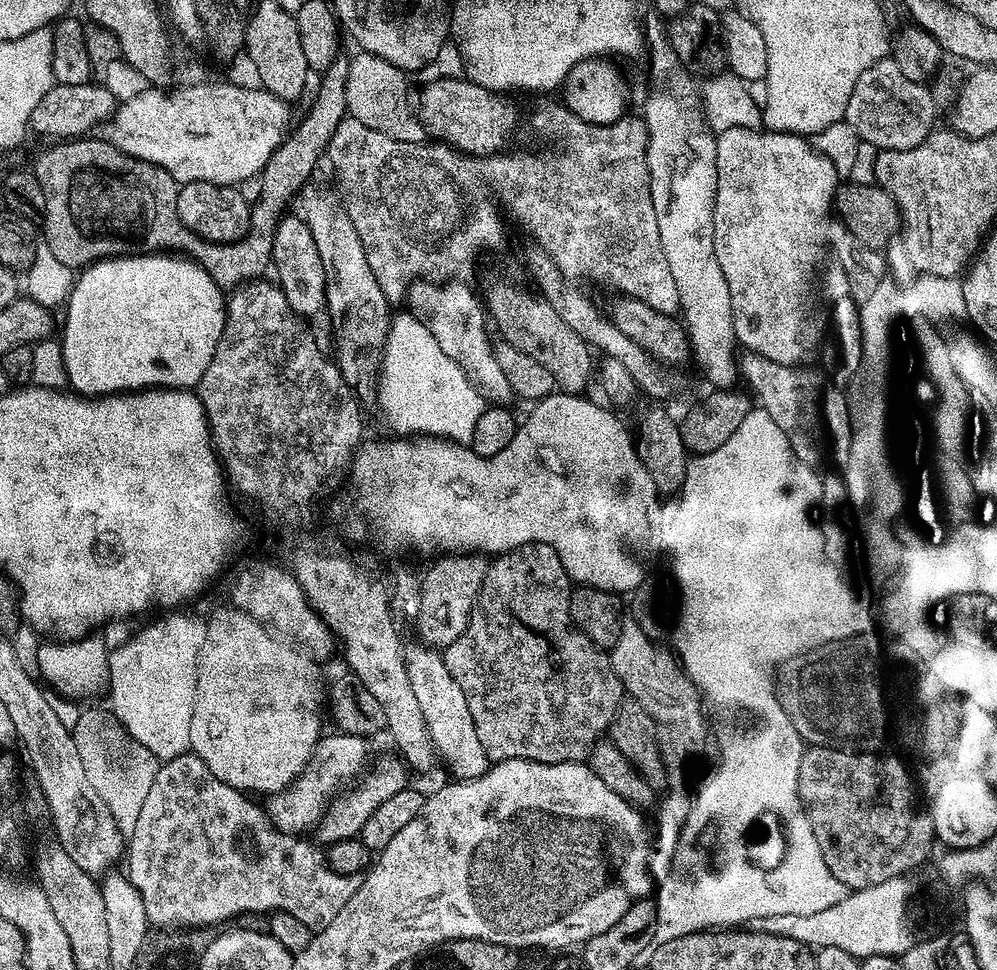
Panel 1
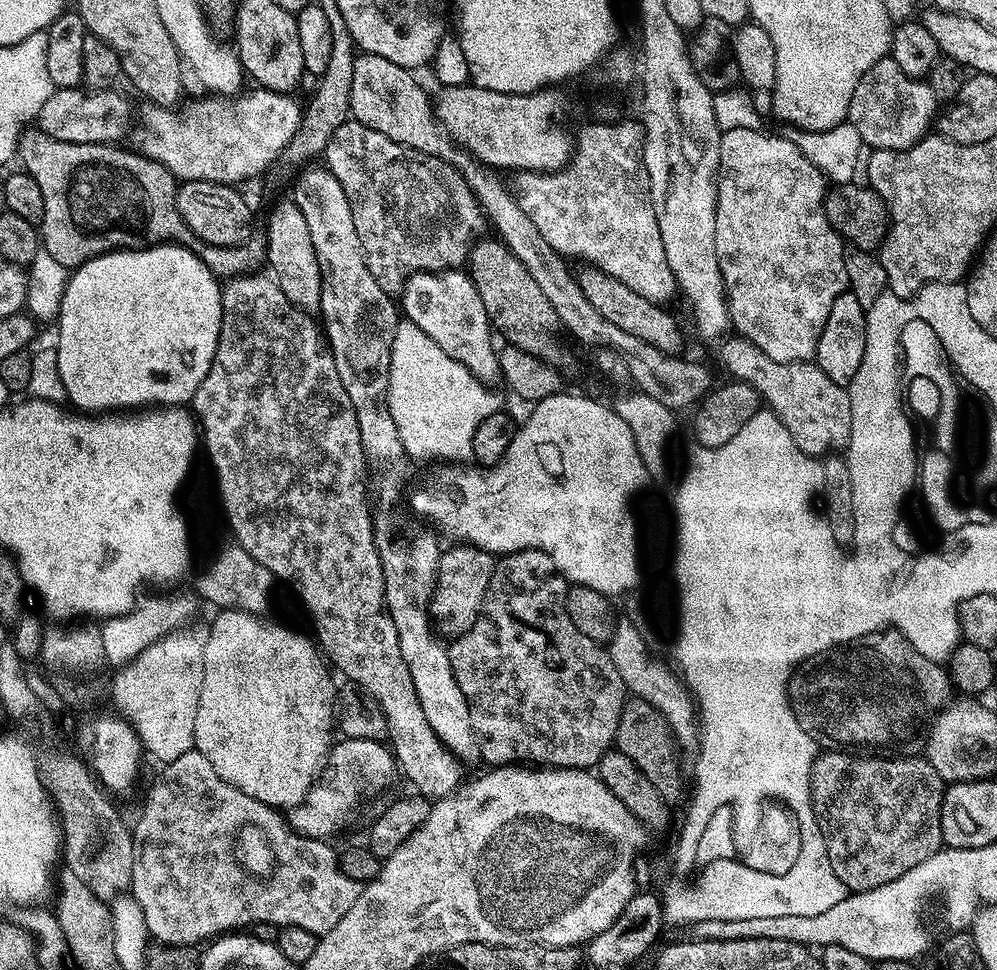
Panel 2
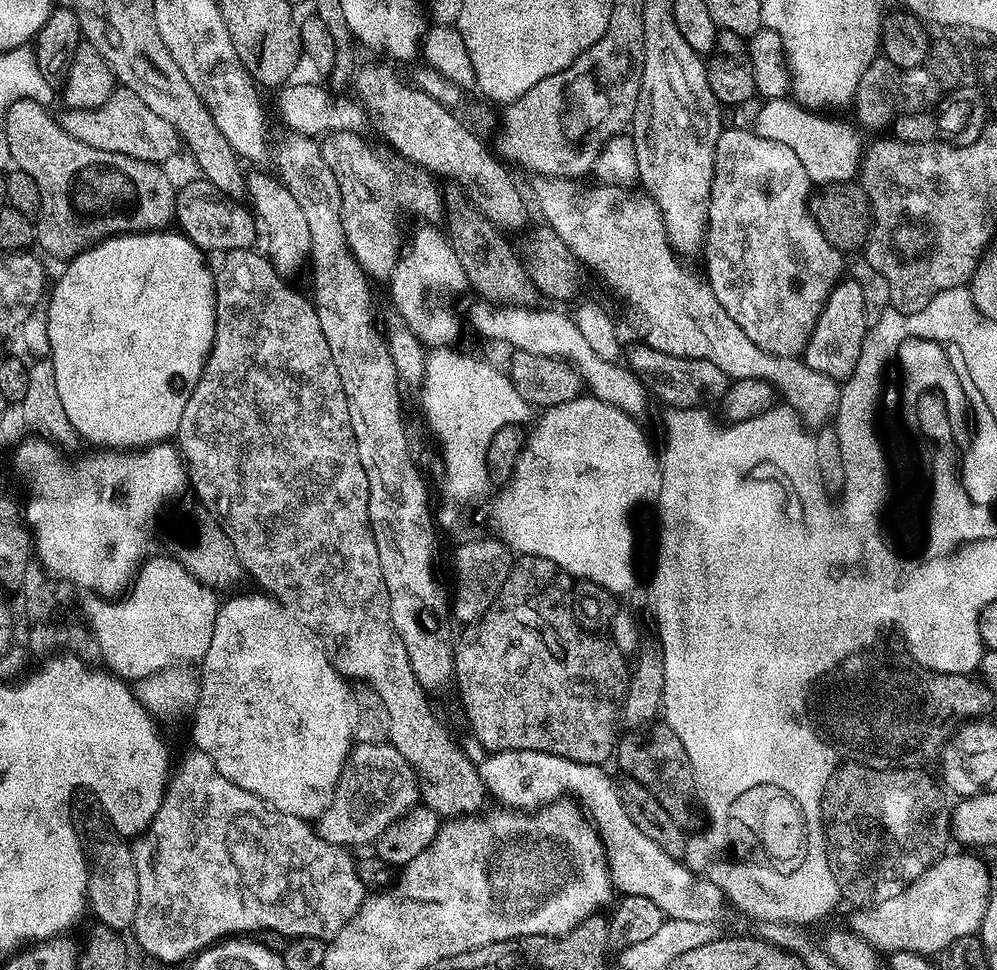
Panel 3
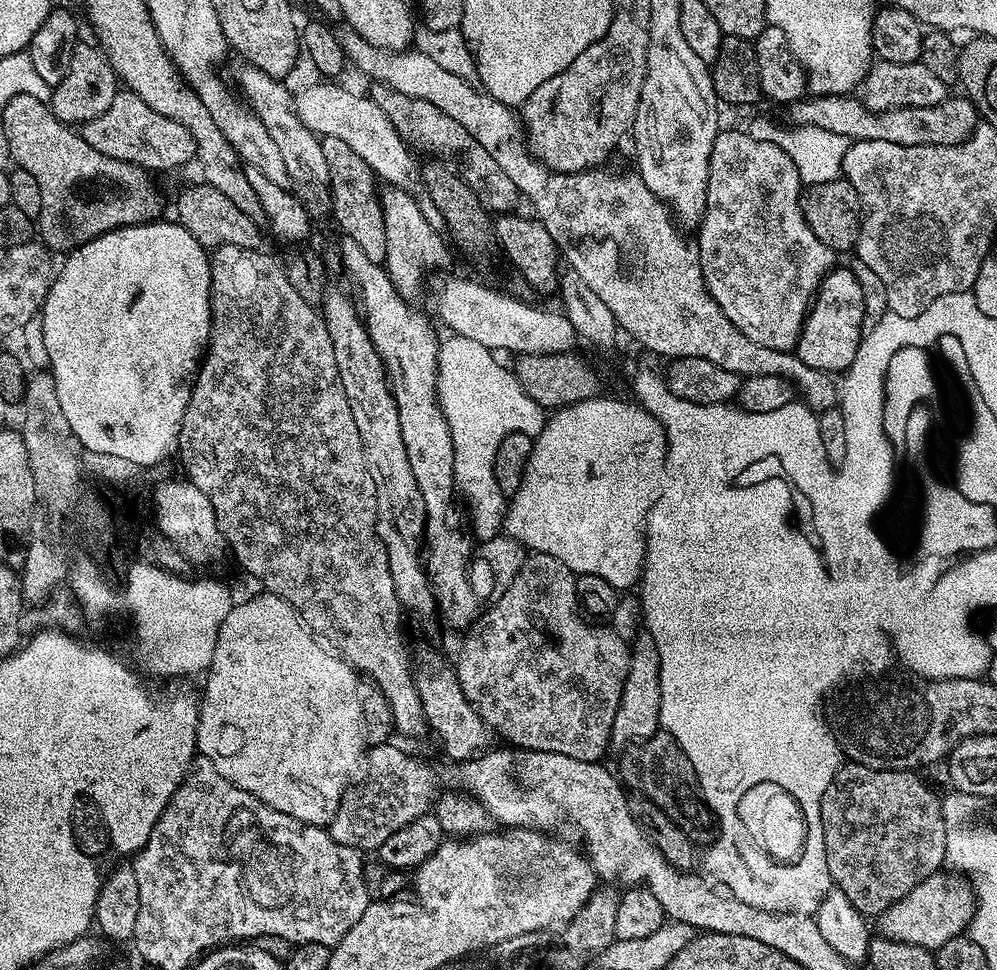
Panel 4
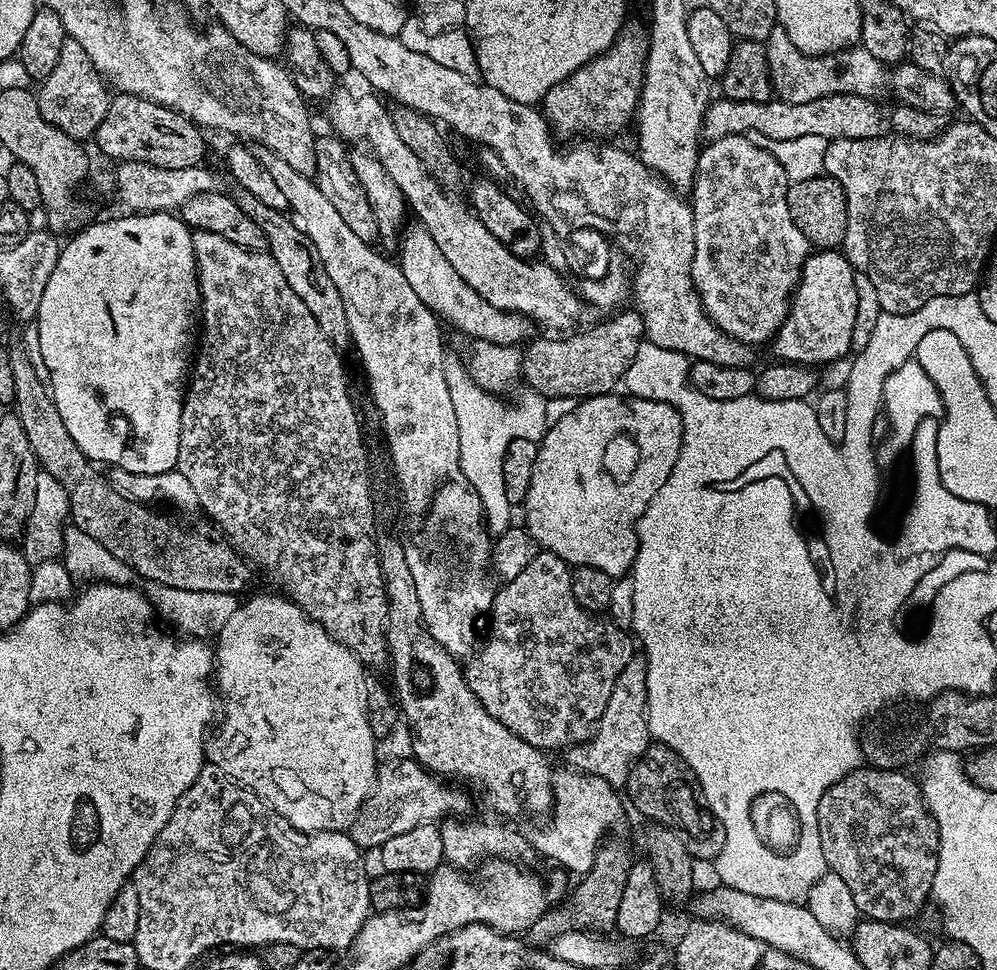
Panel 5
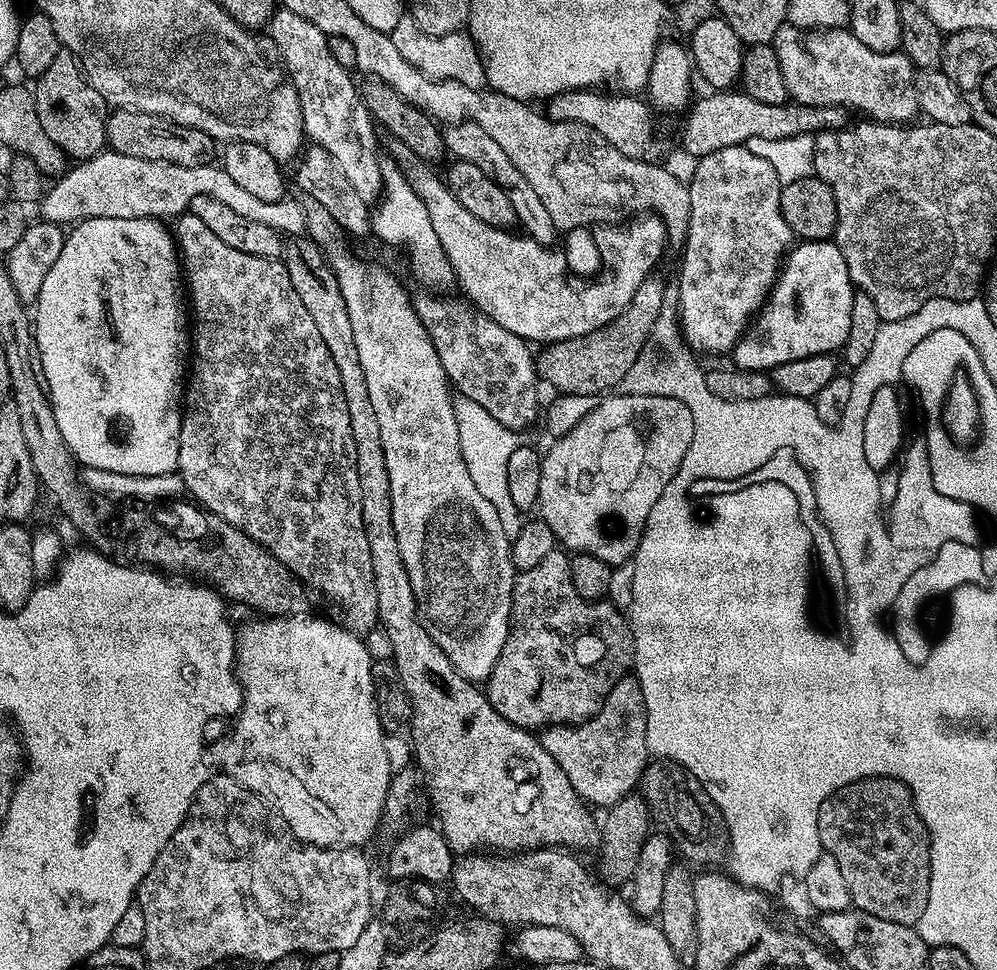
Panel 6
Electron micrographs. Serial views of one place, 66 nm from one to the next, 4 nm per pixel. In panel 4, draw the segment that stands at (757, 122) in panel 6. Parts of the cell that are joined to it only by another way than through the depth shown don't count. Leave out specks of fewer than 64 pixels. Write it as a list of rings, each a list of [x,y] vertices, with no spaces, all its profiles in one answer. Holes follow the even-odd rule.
[[[964,94],[949,95],[934,106],[906,106],[887,108],[884,112],[871,112],[859,98],[847,96],[817,96],[804,98],[791,105],[790,112],[797,125],[822,127],[836,134],[857,140],[898,142],[902,146],[934,146],[935,144],[960,144],[971,136],[978,123],[978,108]]]

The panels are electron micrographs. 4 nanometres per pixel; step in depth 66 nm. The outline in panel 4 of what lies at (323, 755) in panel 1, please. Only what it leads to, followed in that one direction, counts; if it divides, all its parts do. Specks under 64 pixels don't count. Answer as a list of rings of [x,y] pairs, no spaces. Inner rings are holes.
[[[395,743],[373,744],[366,752],[366,767],[363,769],[364,781],[355,788],[349,787],[342,799],[334,818],[327,824],[326,831],[342,846],[350,846],[361,853],[375,853],[394,834],[394,830],[400,830],[419,816],[425,815],[433,807],[432,796],[432,772],[420,760],[415,760],[408,752],[395,748]]]

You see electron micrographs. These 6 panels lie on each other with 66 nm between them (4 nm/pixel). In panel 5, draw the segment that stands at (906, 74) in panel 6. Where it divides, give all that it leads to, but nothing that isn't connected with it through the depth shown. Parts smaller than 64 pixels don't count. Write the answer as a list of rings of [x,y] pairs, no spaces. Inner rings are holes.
[[[777,27],[770,30],[767,40],[763,41],[766,50],[766,66],[770,66],[772,91],[787,104],[794,102],[814,102],[814,98],[826,98],[830,94],[858,94],[869,98],[880,98],[890,84],[890,72],[886,65],[870,50],[853,46],[841,48],[839,52],[829,52],[822,56],[809,56],[798,50],[790,42],[790,34]]]

